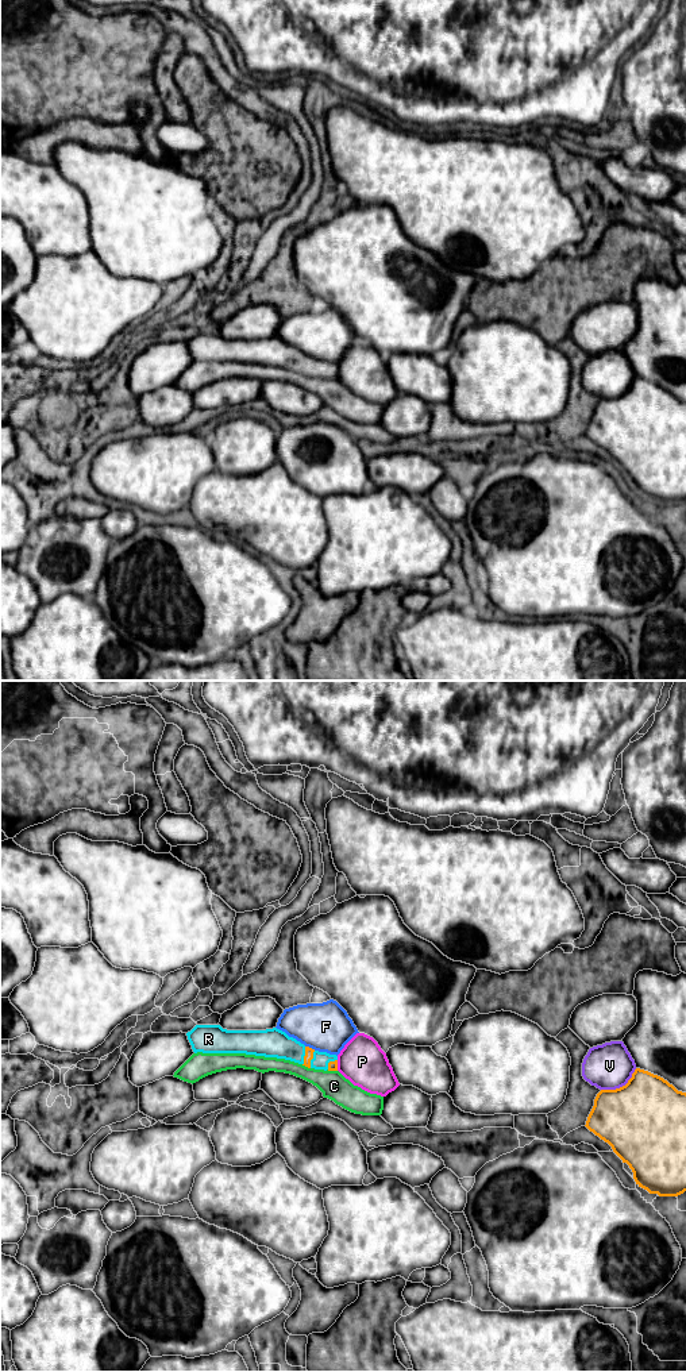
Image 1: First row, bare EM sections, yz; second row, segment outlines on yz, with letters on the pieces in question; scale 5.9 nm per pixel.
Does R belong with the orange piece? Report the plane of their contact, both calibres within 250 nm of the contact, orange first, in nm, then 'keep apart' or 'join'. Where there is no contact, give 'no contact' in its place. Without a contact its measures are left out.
meets orange in yz; 50 nm thick on the orange side, 180 nm on the other; join

